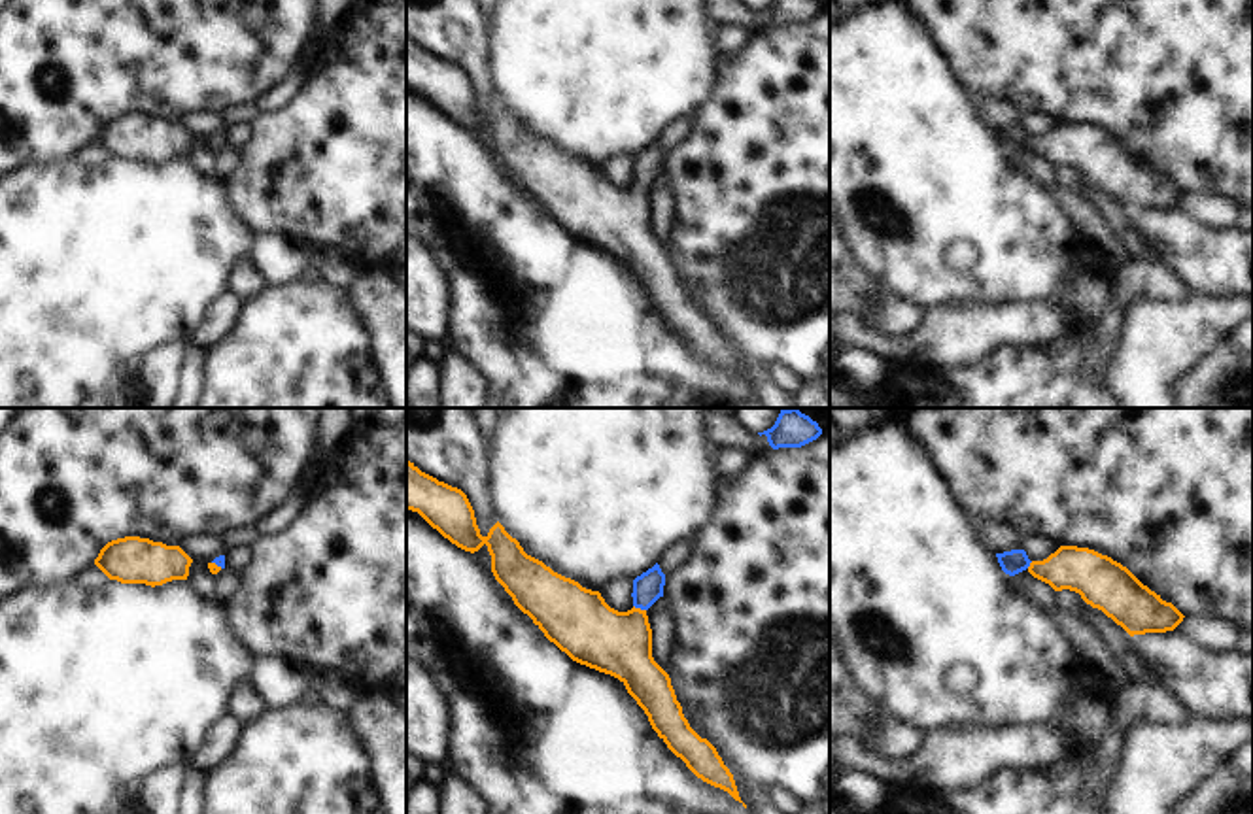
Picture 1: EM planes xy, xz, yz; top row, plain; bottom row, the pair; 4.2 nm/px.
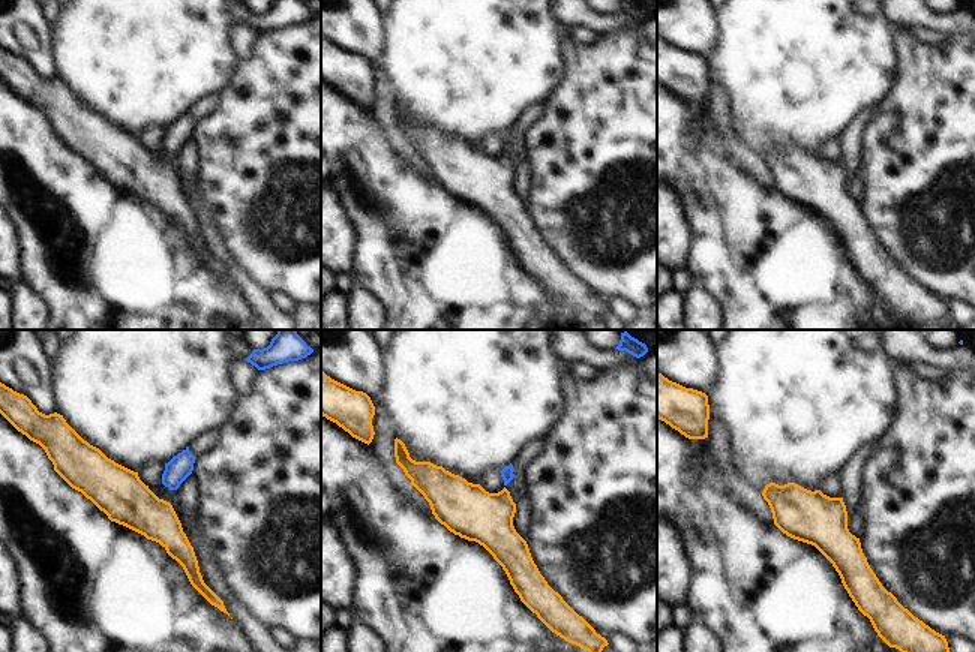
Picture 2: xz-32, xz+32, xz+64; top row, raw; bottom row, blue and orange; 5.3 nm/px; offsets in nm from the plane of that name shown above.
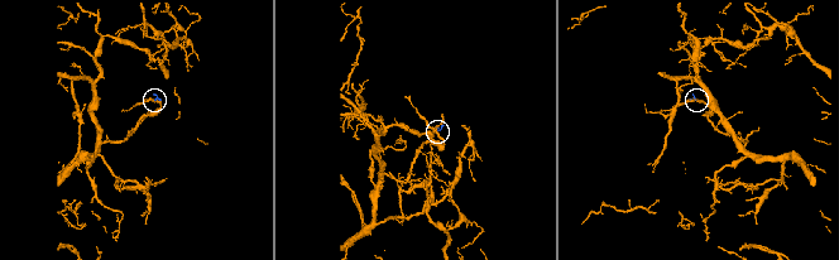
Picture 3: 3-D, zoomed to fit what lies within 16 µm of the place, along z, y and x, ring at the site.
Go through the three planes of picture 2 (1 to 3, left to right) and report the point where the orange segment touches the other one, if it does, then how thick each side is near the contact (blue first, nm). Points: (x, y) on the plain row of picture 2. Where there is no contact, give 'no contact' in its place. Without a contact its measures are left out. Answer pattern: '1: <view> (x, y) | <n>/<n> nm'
1: no contact
2: no contact
3: no contact

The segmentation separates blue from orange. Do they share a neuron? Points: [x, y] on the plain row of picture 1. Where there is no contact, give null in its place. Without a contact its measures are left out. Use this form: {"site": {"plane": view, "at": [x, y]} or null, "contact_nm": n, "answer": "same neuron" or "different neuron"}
{"site": {"plane": "xz", "at": [639, 184]}, "contact_nm": 60, "answer": "same neuron"}

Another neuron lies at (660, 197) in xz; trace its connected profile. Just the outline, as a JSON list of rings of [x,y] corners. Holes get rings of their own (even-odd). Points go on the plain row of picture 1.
[[[660,174],[648,187],[652,206],[652,234],[669,251],[671,225],[675,219],[675,200],[665,174]]]

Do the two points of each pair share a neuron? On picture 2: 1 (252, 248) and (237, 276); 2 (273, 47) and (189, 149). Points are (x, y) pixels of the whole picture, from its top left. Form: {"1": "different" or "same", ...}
{"1": "different", "2": "different"}

